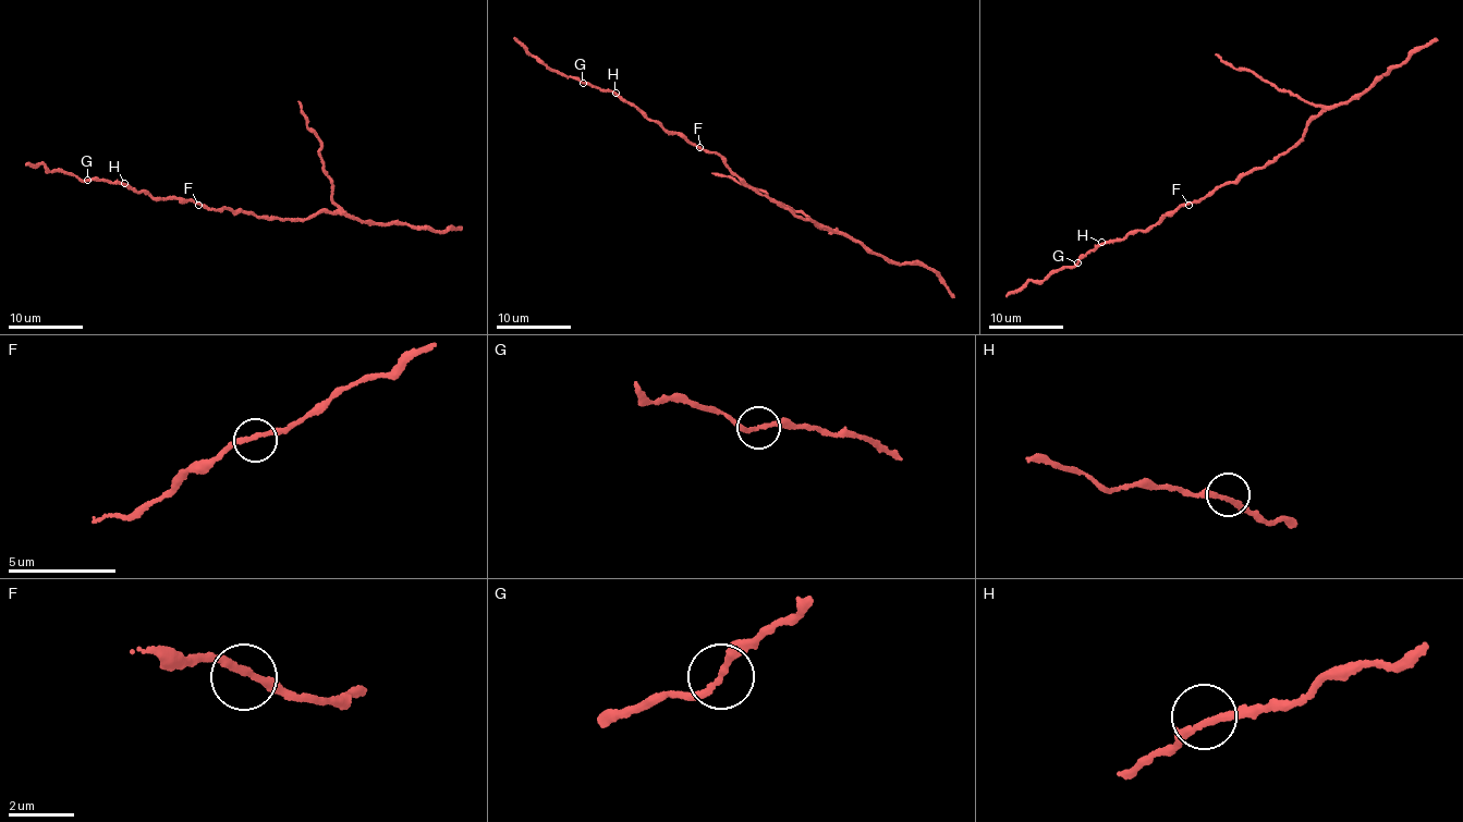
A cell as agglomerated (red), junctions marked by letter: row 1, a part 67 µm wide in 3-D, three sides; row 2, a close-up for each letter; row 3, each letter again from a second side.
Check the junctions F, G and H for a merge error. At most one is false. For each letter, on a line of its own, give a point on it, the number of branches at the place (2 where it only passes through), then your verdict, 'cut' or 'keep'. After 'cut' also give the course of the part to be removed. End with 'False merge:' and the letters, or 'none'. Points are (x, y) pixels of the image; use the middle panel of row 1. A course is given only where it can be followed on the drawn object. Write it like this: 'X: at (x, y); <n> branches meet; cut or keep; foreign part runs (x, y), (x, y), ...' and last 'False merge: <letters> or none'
F: at (699, 147); 2 branches meet; keep
G: at (583, 83); 2 branches meet; keep
H: at (616, 93); 2 branches meet; keep
False merge: none

